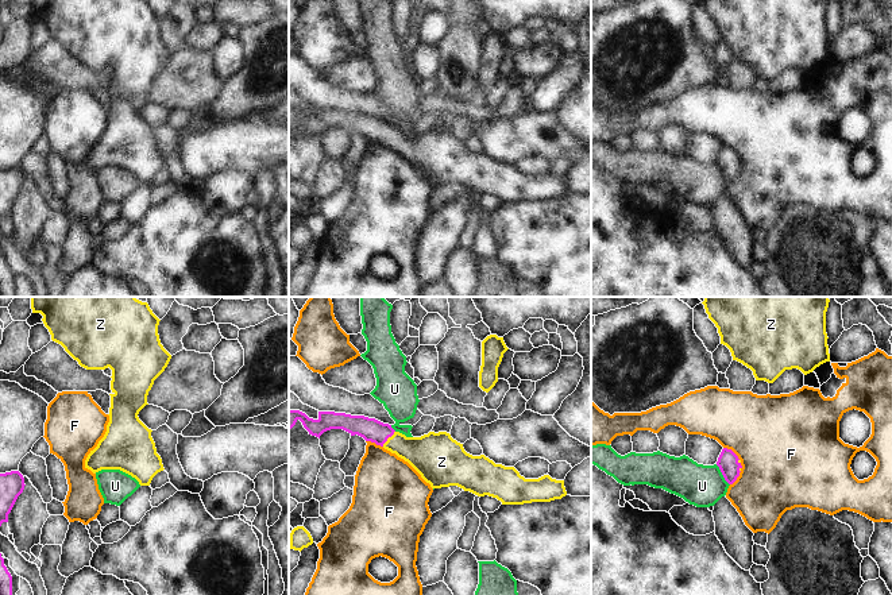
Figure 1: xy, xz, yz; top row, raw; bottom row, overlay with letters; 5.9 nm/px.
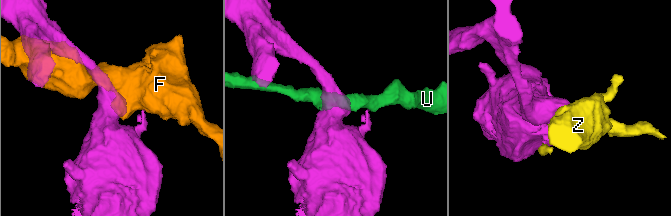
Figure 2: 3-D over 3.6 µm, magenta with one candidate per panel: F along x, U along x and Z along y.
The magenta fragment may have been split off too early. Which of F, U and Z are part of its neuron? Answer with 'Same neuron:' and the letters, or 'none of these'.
Same neuron: Z

